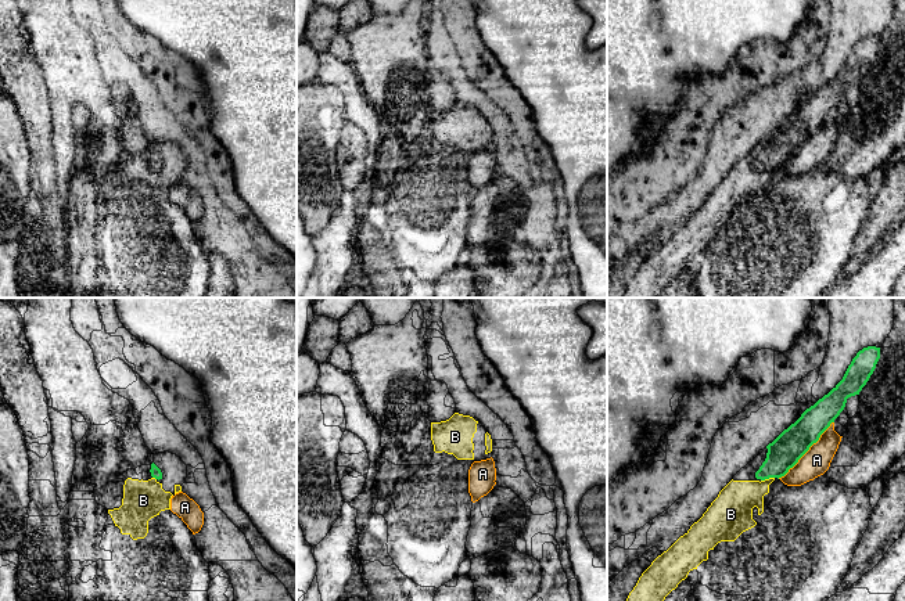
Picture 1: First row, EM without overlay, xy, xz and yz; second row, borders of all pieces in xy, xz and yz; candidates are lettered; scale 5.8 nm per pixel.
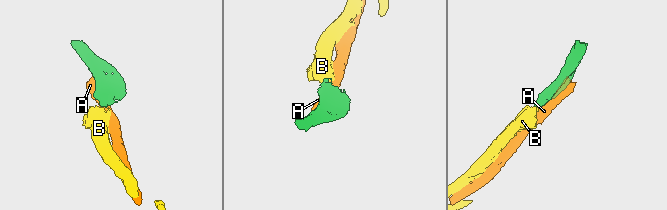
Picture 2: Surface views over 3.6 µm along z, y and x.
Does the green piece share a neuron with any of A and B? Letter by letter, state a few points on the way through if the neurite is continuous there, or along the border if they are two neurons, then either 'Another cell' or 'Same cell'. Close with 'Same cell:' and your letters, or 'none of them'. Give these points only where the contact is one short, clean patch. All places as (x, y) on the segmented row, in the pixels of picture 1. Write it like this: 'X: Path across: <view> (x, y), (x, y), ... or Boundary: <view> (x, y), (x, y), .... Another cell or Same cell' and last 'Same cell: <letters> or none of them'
A: Another cell
B: Path across: yz (783, 453), (767, 478), (733, 506). Same cell
Same cell: B

